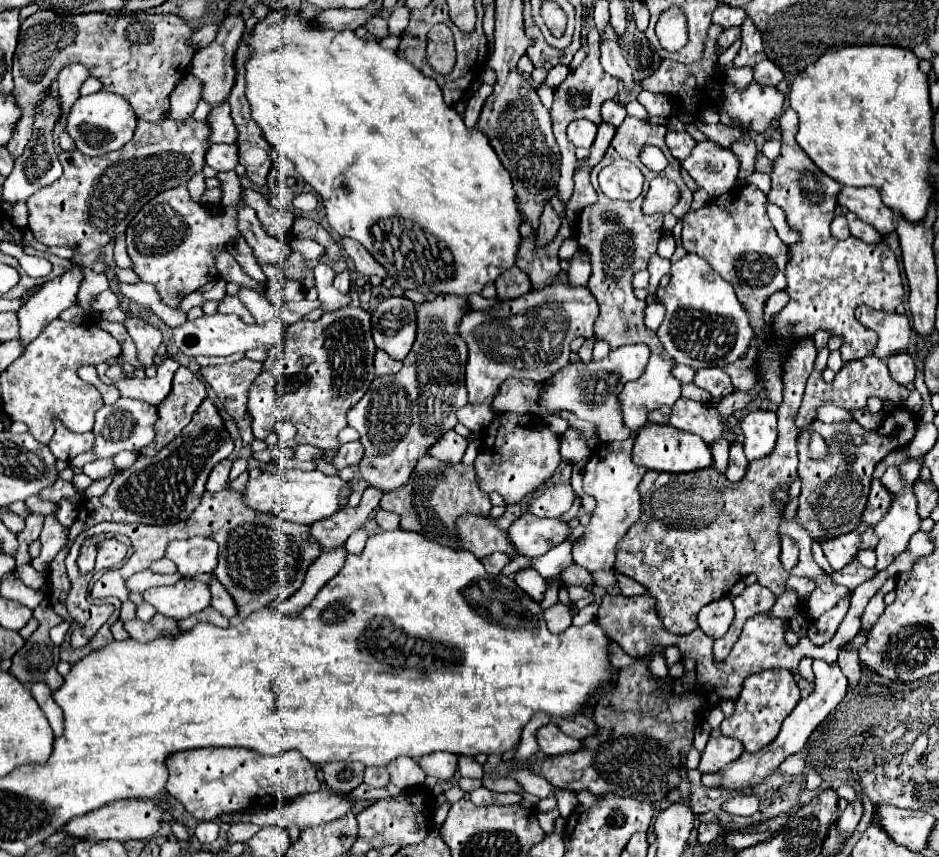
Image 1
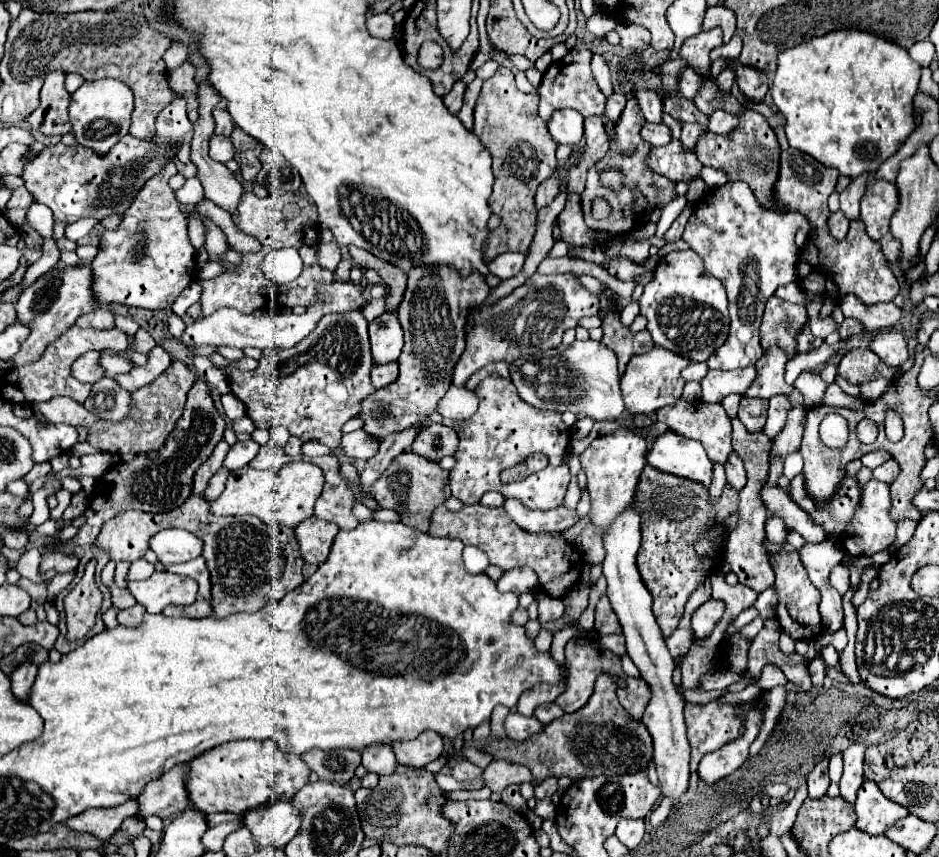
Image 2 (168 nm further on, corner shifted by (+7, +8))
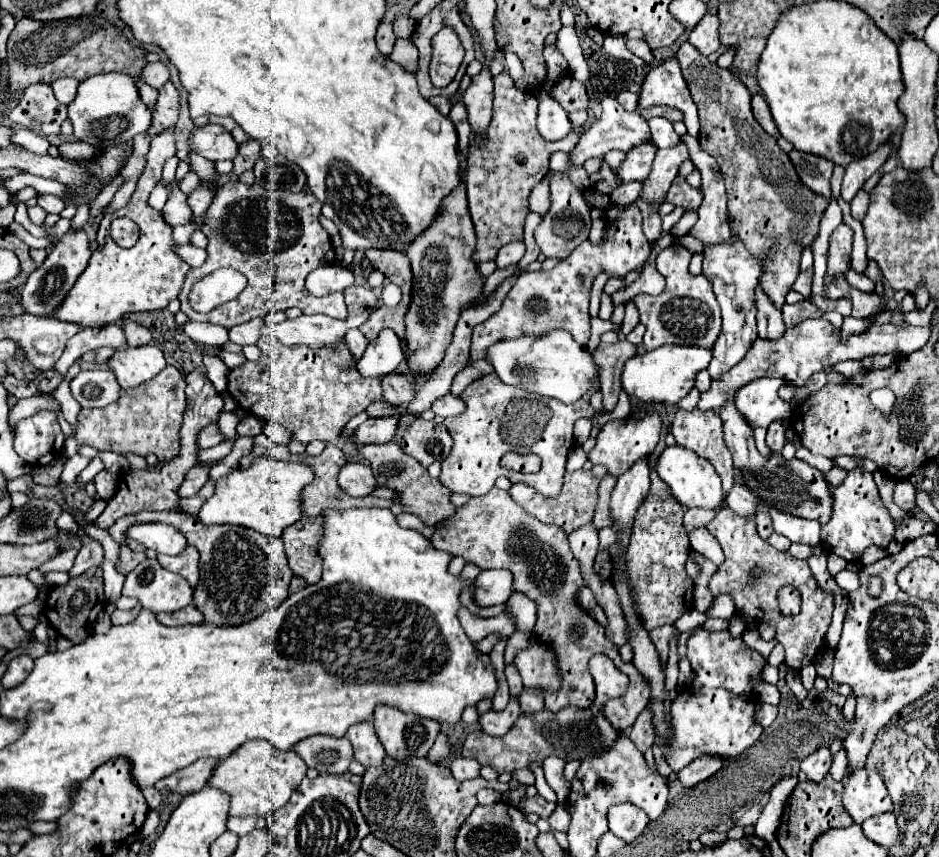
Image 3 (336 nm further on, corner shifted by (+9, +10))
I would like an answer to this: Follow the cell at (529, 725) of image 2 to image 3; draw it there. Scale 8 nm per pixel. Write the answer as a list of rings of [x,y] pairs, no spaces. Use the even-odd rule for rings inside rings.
[[[511,695],[509,705],[503,711],[493,711],[491,709],[491,711],[479,715],[479,725],[481,725],[483,733],[493,735],[493,737],[501,737],[513,727],[513,723],[517,721],[519,715],[521,715],[519,701],[517,701],[517,697]]]

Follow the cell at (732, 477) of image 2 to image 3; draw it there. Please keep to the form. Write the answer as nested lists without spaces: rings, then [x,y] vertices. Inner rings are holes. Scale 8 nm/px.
[[[737,483],[727,493],[727,507],[741,517],[753,517],[759,511],[759,503],[749,493],[749,489],[745,489],[745,485],[737,485]]]

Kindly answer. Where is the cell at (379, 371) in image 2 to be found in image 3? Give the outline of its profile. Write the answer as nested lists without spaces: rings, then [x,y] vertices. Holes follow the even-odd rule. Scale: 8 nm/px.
[[[391,373],[381,381],[383,381],[383,399],[389,401],[391,405],[409,405],[413,401],[415,385],[407,377],[401,377],[401,373]]]

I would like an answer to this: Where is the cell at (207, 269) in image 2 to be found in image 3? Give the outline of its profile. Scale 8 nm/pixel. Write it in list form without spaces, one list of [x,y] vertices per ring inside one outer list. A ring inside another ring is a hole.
[[[175,245],[175,253],[185,261],[189,263],[191,267],[197,267],[197,265],[203,265],[205,263],[205,257],[207,257],[207,251],[201,249],[201,247],[195,247],[195,245]]]

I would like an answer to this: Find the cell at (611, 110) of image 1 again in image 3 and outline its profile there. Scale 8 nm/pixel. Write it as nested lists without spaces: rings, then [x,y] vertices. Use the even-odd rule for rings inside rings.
[[[623,91],[617,99],[621,101],[621,105],[623,105],[627,111],[635,111],[635,109],[637,109],[637,103],[639,103],[639,95],[637,95],[637,93]]]

